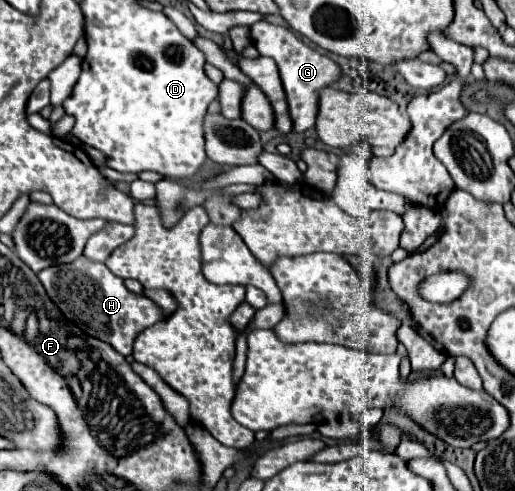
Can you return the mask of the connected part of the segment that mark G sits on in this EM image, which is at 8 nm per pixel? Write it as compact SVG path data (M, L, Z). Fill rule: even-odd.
M258 20L256 24L252 24L250 38L262 56L270 56L278 64L280 78L282 78L286 98L288 98L288 106L290 106L290 114L292 114L292 122L294 122L294 130L304 132L304 130L312 128L316 122L316 116L318 116L320 90L340 78L340 74L342 74L340 66L334 60L330 60L328 56L306 46L288 28L272 24L268 20Z

